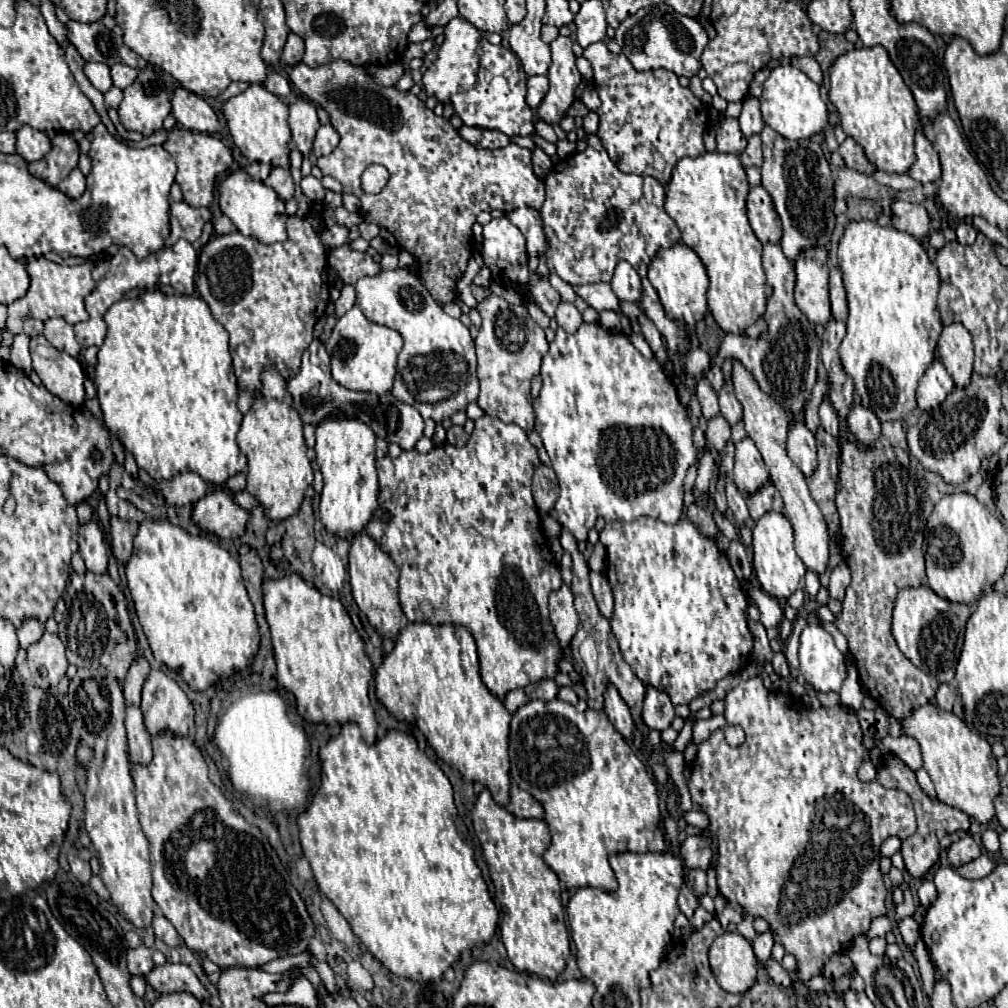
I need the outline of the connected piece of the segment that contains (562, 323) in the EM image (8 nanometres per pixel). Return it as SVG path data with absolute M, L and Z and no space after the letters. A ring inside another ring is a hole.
M560 303L556 311L558 327L562 327L566 333L574 333L582 325L582 313L572 303Z

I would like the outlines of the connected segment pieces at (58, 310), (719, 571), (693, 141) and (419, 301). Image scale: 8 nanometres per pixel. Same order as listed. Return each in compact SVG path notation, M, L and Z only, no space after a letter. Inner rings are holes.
M44 257L34 259L32 263L26 265L28 275L30 275L30 289L22 299L16 299L14 303L8 305L8 319L6 319L6 329L12 335L22 333L22 323L26 317L36 317L36 319L50 319L50 317L62 317L66 323L76 325L80 321L88 319L88 313L84 309L84 299L94 291L94 279L92 279L92 261L84 261L80 265L64 267L52 261L46 261Z
M638 517L630 523L612 521L612 523L606 523L604 531L600 533L600 543L606 547L606 559L608 559L606 577L612 585L612 591L614 591L614 617L610 621L612 633L620 645L624 661L630 665L630 669L636 673L636 677L640 677L644 683L648 683L652 687L662 687L662 691L666 691L670 695L670 701L674 705L688 705L698 695L712 691L716 687L716 683L720 679L724 679L726 675L738 673L750 661L752 651L754 651L752 649L752 633L748 631L746 615L744 615L748 601L742 593L742 587L740 587L726 555L720 553L716 543L710 537L706 537L690 519L680 519L676 525L666 525L666 523L662 523L658 519L650 519L650 517Z
M602 41L584 49L584 57L592 63L594 85L602 101L596 111L600 117L596 135L622 173L650 175L662 185L668 185L672 169L682 157L706 153L702 135L708 127L708 111L688 87L680 87L678 77L672 71L656 69L640 73L622 53L610 53ZM656 153L666 159L664 173L650 173Z
M380 271L374 277L362 277L354 287L364 315L374 323L396 329L404 337L404 351L398 355L398 373L392 387L392 395L398 401L410 403L424 419L434 421L450 419L476 401L476 353L468 327L460 319L446 315L412 271Z

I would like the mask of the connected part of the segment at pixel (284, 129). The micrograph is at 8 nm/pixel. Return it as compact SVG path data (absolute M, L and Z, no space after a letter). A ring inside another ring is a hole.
M250 85L244 93L228 99L222 107L228 121L230 135L234 137L236 147L248 161L264 161L270 165L288 165L288 143L292 139L288 127L288 107L282 99L272 95L262 85Z

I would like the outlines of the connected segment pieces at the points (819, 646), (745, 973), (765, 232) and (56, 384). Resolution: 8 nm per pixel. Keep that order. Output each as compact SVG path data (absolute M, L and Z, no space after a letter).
M808 623L800 635L800 673L816 691L840 691L846 679L844 655L820 623Z
M726 931L710 945L710 969L724 991L742 995L754 985L758 959L740 933Z
M756 185L750 189L746 199L746 209L748 209L748 219L756 237L762 243L768 243L768 241L778 243L782 235L780 221L772 207L772 199L762 185Z
M42 335L30 339L30 355L36 375L52 395L74 407L84 403L84 369L74 357L52 349Z

